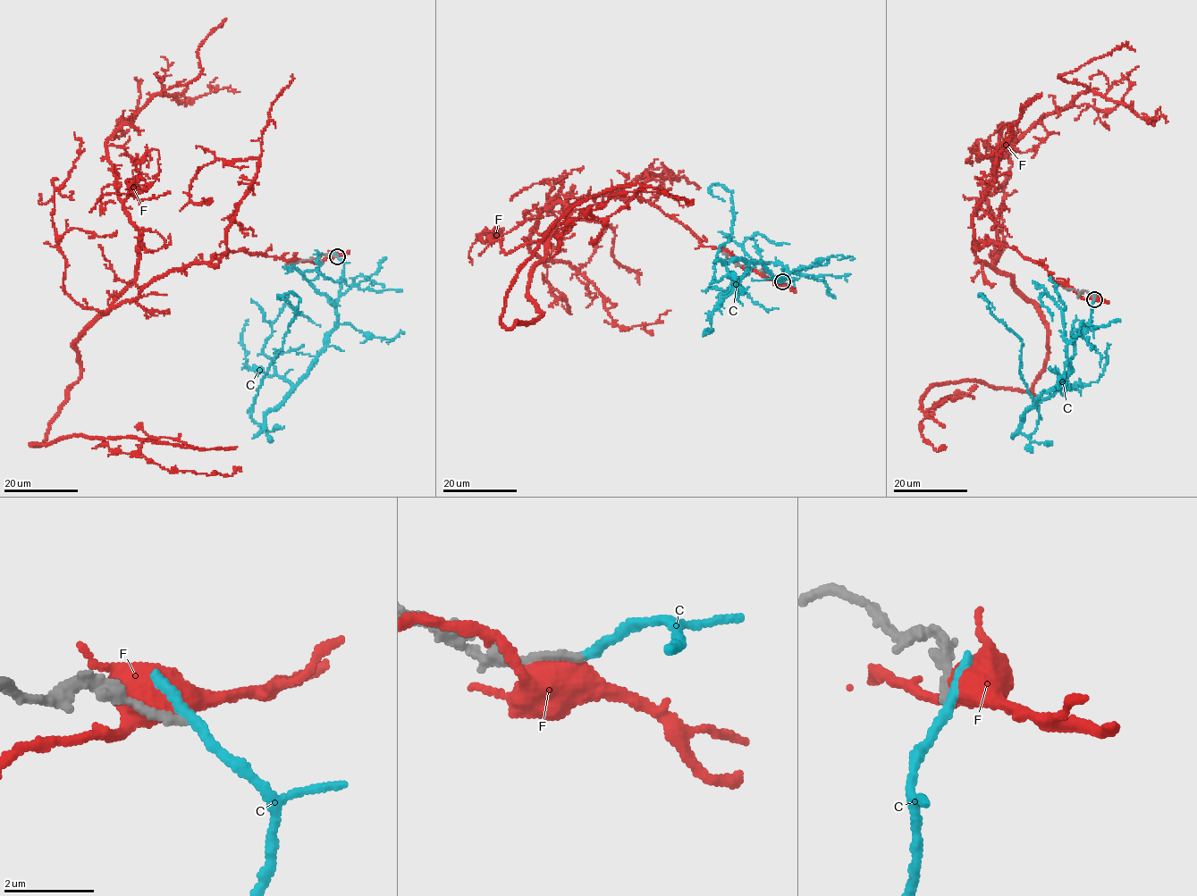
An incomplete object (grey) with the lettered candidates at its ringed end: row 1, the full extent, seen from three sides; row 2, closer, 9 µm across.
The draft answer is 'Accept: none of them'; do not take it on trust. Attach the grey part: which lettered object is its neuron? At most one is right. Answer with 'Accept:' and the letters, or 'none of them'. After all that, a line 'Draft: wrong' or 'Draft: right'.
Accept: none of them
Draft: right

